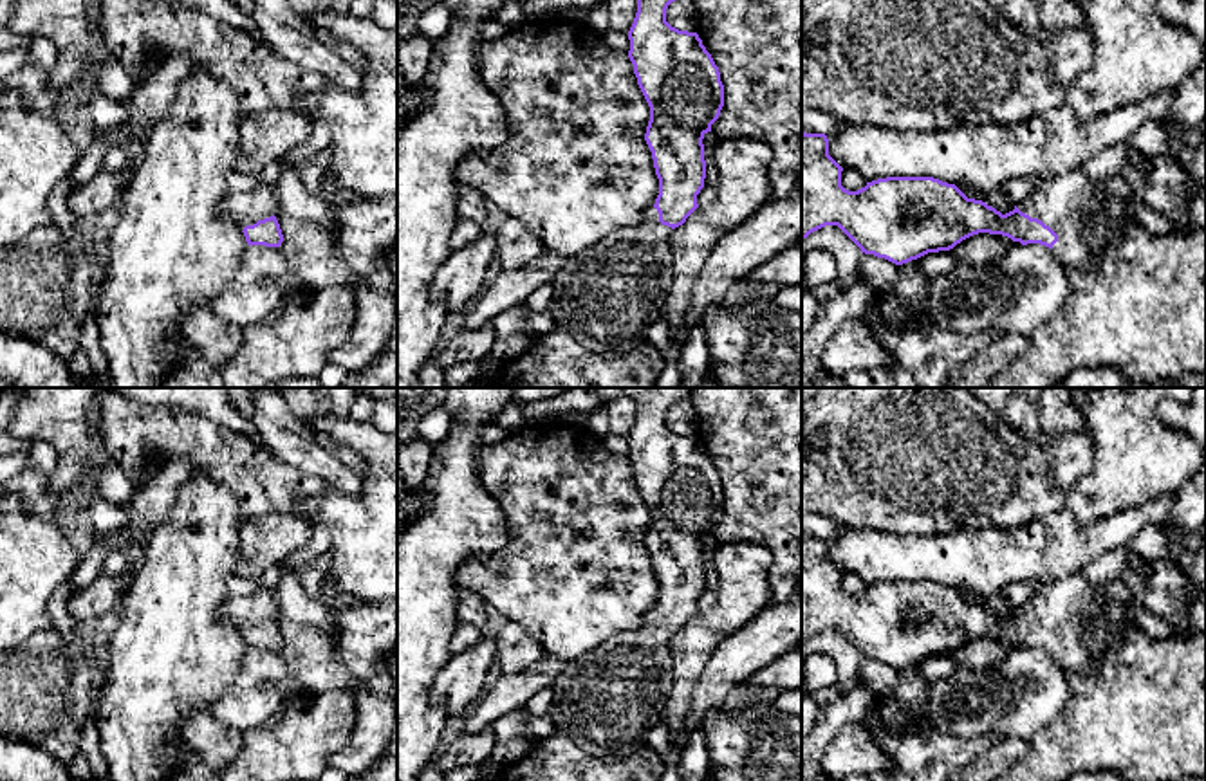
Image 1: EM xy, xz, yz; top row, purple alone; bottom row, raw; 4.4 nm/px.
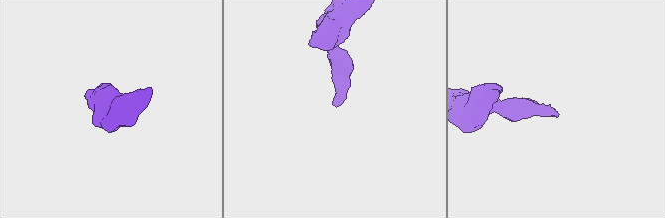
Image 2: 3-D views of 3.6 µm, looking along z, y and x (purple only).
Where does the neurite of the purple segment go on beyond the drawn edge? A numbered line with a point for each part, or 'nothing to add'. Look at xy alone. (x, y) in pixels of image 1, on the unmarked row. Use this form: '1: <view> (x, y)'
1: xy (248, 612)

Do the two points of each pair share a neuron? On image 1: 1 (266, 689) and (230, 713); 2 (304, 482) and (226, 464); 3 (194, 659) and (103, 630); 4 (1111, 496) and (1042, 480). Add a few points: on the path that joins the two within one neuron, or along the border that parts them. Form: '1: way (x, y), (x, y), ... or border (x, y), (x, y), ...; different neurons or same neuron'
1: way (257, 693), (239, 707); same neuron
2: way (284, 478), (257, 478), (246, 468); same neuron
3: border (121, 601), (121, 619), (109, 641), (105, 673); different neurons
4: border (1093, 451), (1093, 468), (1069, 489), (1064, 507); different neurons

